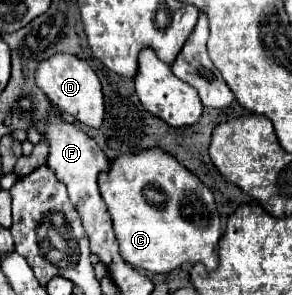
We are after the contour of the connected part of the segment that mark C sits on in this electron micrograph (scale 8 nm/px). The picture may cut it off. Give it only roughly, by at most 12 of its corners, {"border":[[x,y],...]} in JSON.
{"border":[[167,151],[111,161],[99,191],[135,269],[217,267],[213,193]]}

